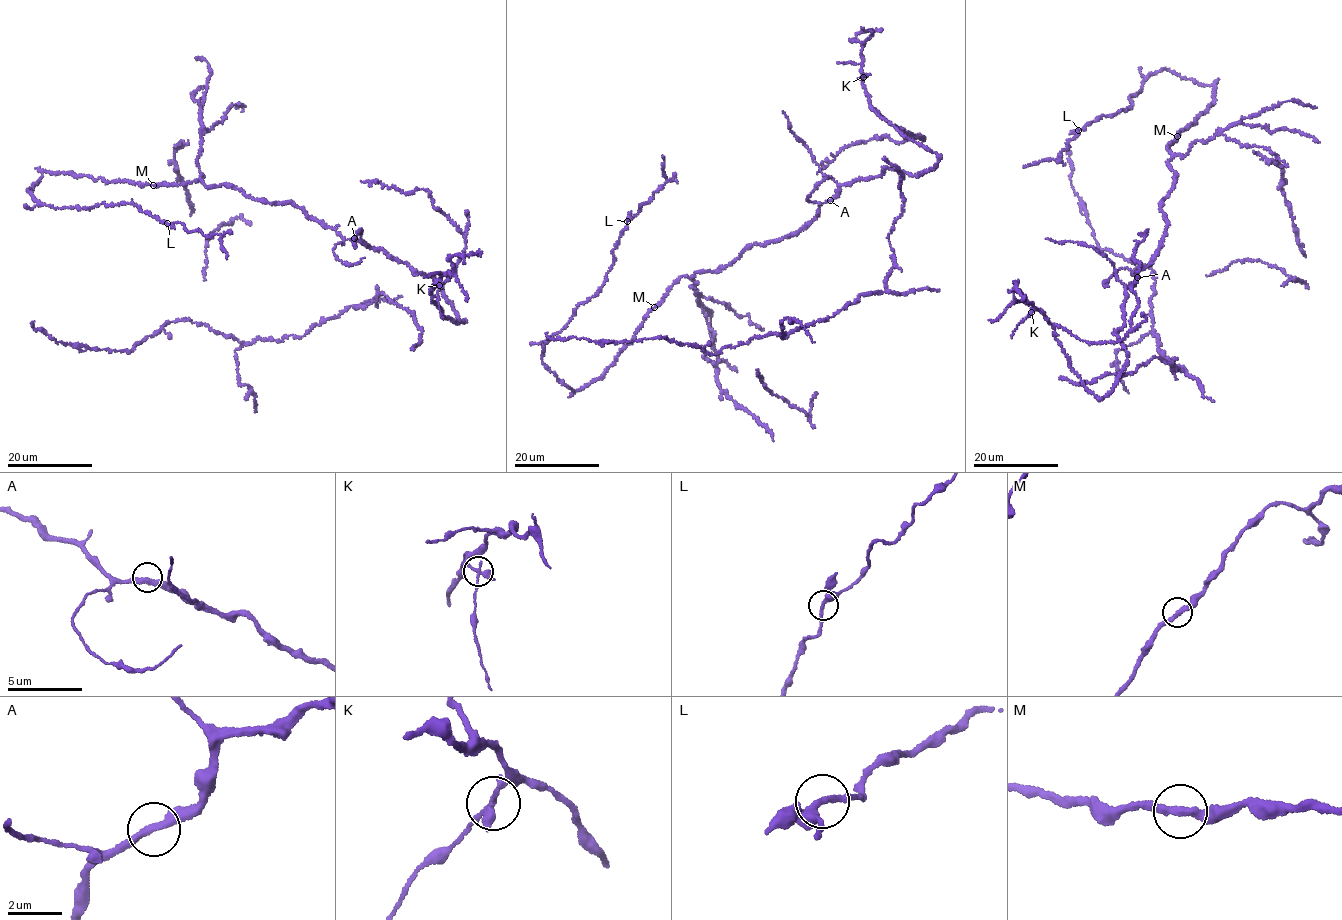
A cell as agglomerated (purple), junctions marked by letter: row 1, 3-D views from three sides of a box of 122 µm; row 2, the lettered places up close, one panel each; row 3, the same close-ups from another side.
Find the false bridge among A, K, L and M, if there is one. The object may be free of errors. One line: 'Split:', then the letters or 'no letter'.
Split: K

